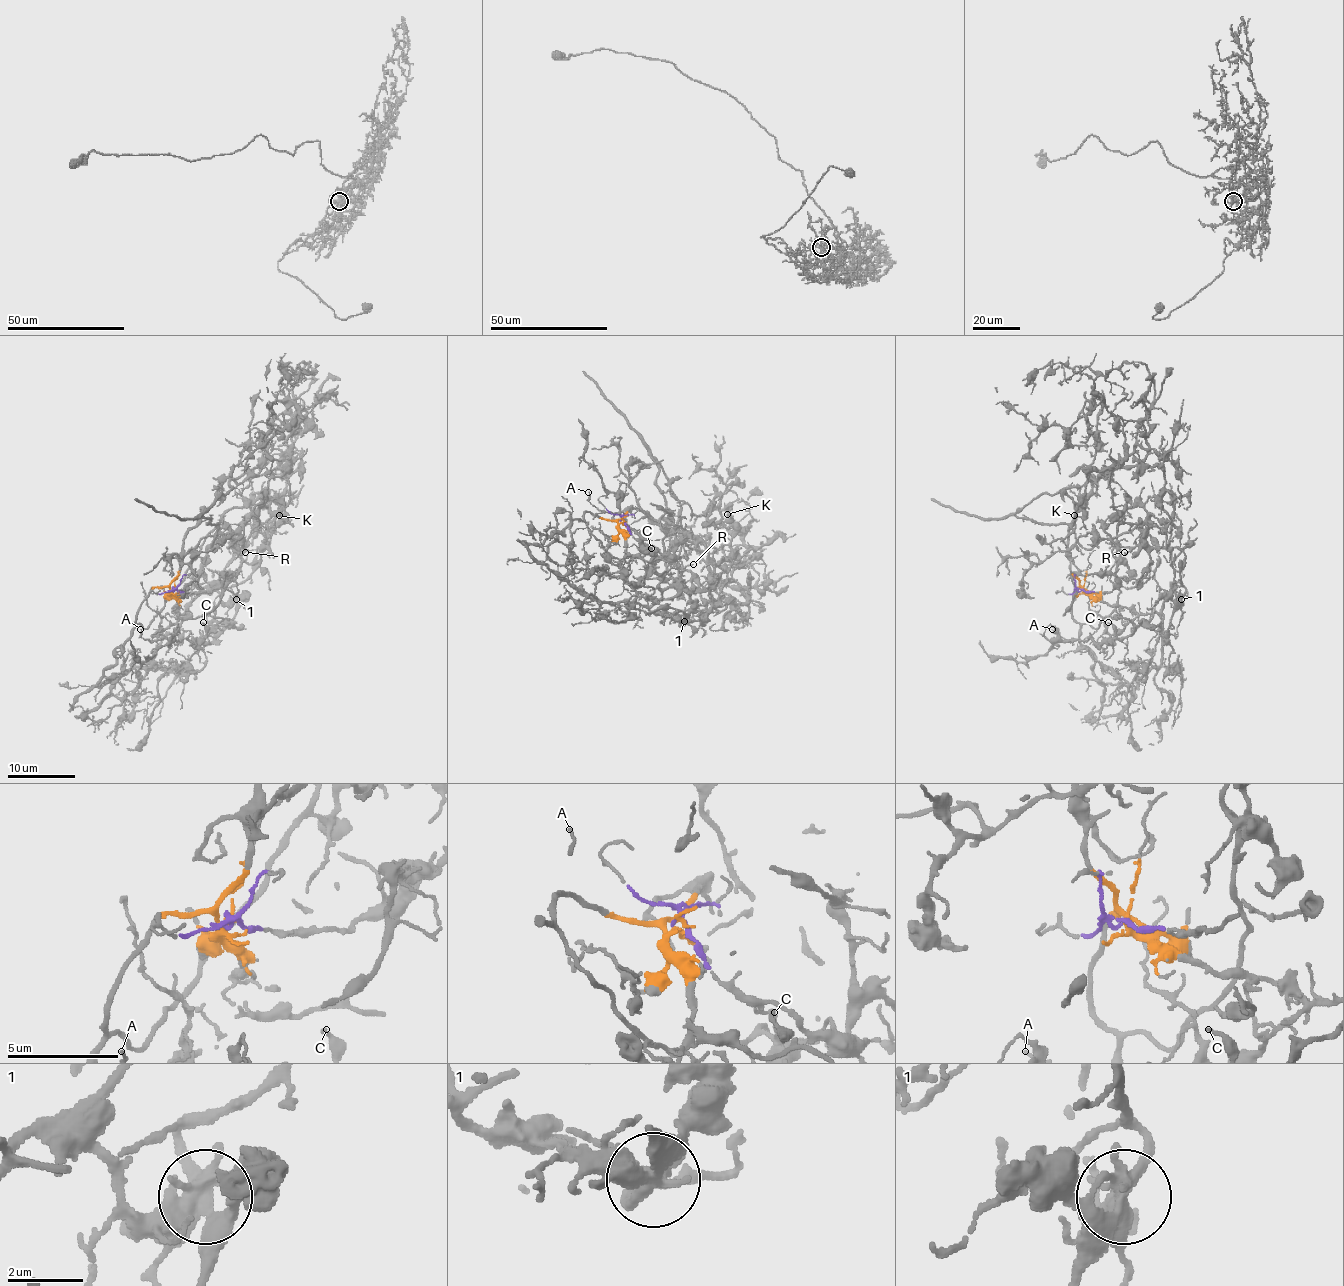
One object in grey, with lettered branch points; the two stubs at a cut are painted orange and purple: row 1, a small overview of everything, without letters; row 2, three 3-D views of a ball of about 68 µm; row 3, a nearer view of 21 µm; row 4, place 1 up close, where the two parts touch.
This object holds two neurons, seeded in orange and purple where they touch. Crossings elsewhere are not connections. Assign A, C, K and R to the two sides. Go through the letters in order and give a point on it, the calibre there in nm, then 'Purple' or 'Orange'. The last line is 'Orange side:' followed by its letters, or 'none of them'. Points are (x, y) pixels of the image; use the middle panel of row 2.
A: Place: (588, 492). Thickness 100 nm. Purple
C: Place: (651, 548). Thickness 160 nm. Purple
K: Place: (727, 514). Thickness 140 nm. Purple
R: Place: (693, 564). Thickness 90 nm. Purple
Orange side: none of them

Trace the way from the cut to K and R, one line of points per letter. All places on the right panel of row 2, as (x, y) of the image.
K: (1080, 590), (1109, 593), (1123, 578), (1140, 579), (1167, 534), (1119, 520), (1107, 469), (1090, 471), (1073, 515)
R: (1080, 590), (1109, 593), (1123, 578), (1140, 579), (1146, 573), (1150, 554), (1143, 539), (1124, 552)

